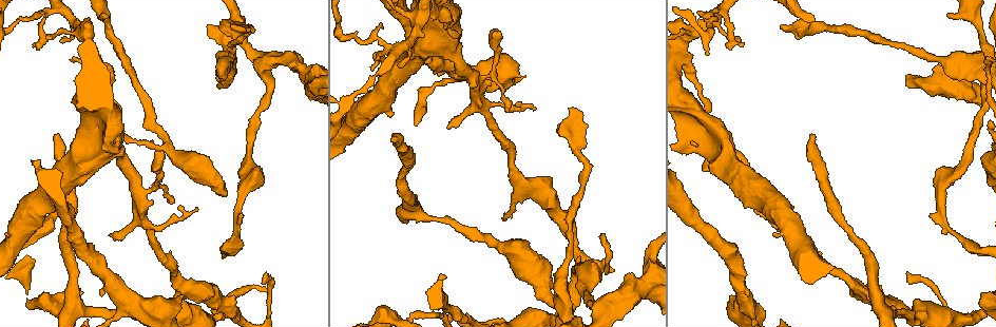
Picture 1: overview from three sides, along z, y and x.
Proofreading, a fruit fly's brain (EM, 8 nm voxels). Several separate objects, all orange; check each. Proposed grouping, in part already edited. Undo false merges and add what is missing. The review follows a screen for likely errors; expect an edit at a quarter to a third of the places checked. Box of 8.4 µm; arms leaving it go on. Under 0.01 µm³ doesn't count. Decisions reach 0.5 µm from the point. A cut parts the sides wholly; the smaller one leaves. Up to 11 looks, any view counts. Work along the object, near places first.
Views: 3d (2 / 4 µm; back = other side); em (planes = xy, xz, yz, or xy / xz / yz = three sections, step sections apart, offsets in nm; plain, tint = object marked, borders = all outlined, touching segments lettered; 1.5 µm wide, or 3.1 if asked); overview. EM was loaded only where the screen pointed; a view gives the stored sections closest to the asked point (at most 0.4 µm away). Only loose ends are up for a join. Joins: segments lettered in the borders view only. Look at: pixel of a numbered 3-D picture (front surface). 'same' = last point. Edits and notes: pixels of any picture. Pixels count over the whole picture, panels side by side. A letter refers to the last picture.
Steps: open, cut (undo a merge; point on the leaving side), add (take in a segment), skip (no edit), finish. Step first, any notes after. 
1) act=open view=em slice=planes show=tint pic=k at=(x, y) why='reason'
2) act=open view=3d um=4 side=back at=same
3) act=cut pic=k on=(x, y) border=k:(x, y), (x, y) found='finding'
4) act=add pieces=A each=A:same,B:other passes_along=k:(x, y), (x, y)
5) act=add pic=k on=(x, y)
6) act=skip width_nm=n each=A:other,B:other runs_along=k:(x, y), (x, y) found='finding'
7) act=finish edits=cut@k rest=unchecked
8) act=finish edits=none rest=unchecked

act=open view=em slice=yz step=4 show=borders pic=1 at=(739, 41) why='branch stops here'

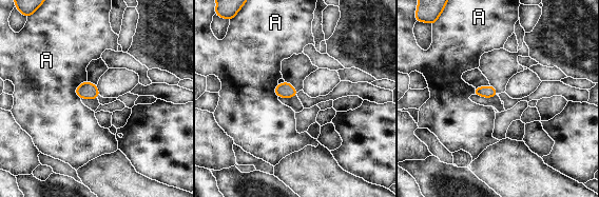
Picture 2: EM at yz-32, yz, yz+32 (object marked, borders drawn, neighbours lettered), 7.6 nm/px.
act=open view=em slice=planes show=borders at=same why='another direction'

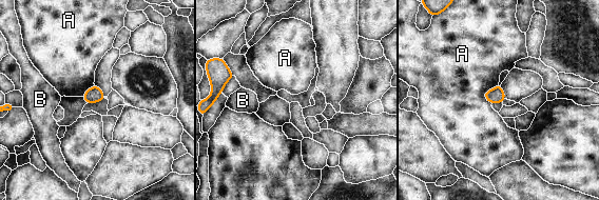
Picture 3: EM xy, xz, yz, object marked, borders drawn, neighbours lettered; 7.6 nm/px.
act=skip each=A:other,B:other border=3:(498, 83), (484, 93), (489, 103) found='none of them fits'

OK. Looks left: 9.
act=open view=3d um=2 pic=1 at=(111, 235) why='branch stops here'

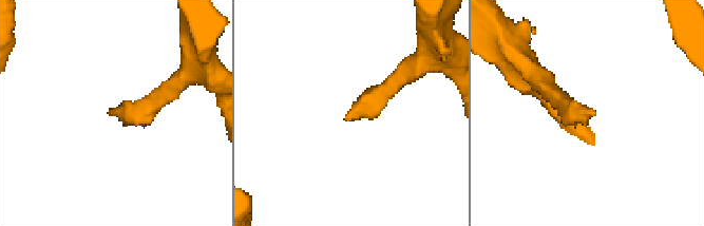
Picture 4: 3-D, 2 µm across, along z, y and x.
act=open view=em slice=planes show=borders pic=4 at=(587, 108)

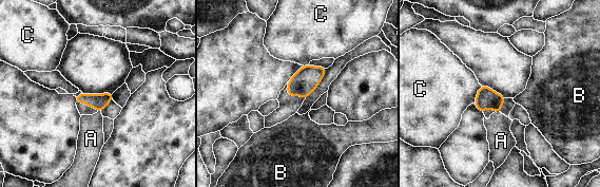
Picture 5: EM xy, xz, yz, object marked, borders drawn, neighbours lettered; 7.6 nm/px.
act=add pieces=A each=A:same,B:other,C:other passes_along=5:(486, 98), (498, 112), (501, 141) found='the cell continues'

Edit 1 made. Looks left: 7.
act=open view=overview

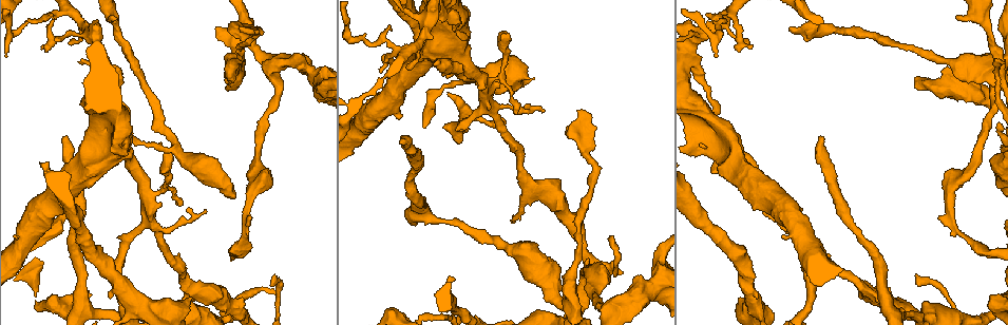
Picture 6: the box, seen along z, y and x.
act=open view=em slice=planes show=borders pic=6 at=(170, 155) why='free end'

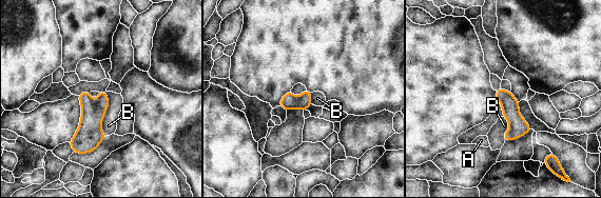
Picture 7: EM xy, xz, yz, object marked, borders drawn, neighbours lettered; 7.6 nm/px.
act=skip width_nm=120 longest_contact=B:340nm each=A:other,B:other found='none of them fits'

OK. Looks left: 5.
act=open view=em slice=xz step=4 show=borders pic=6 at=(823, 136) why='long arm stops here'

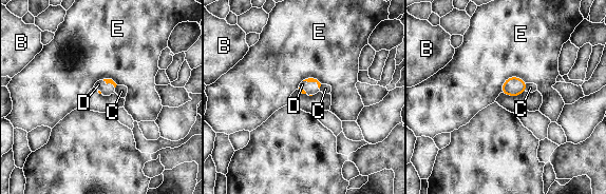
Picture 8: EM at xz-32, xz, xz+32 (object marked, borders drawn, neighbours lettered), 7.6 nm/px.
act=open view=em slice=planes show=borders at=same why='another direction'

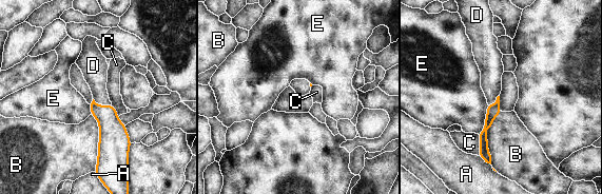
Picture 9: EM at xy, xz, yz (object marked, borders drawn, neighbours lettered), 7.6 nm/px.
act=add pieces=D each=A:other,B:other,C:other,D:same,E:other passes_along=9:(113, 136), (101, 105), (95, 74) found='the cell continues'

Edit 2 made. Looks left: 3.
act=open view=overview

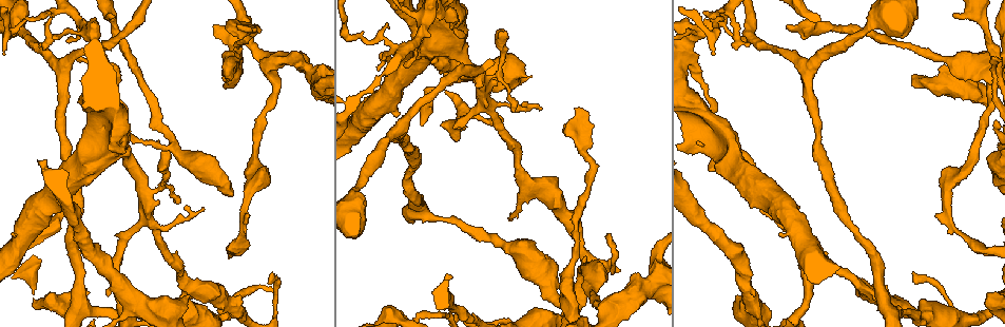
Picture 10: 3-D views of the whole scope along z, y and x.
act=open view=em slice=xz step=8 show=tint pic=10 at=(232, 307)

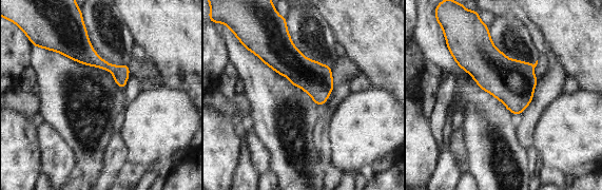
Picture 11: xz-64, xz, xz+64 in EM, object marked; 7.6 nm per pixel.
act=open view=em slice=planes show=borders at=same

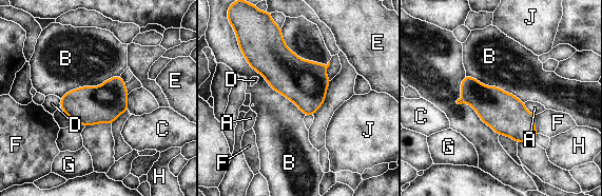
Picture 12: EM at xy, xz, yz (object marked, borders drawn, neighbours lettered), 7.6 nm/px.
act=skip longest_contact=B:700nm each=A:other,B:other,C:other,D:other,E:other,F:other,G:other,H:other,J:other border=12:(241, 53), (275, 91), (306, 115) found='continuous, no second cell'

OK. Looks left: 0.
act=finish edits=add@5,add@9 rest=unchecked

